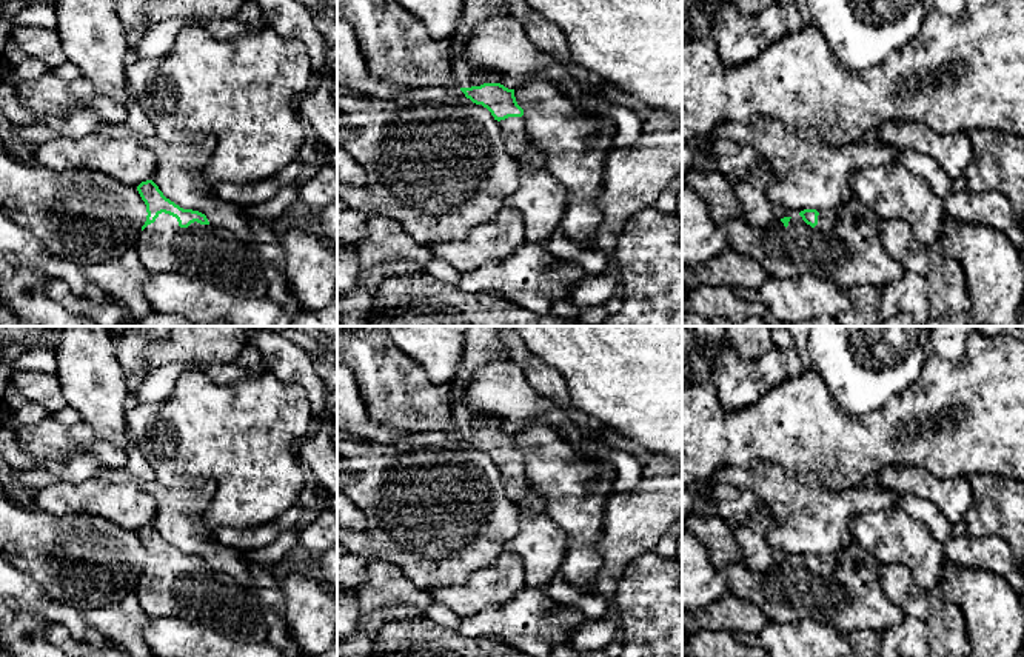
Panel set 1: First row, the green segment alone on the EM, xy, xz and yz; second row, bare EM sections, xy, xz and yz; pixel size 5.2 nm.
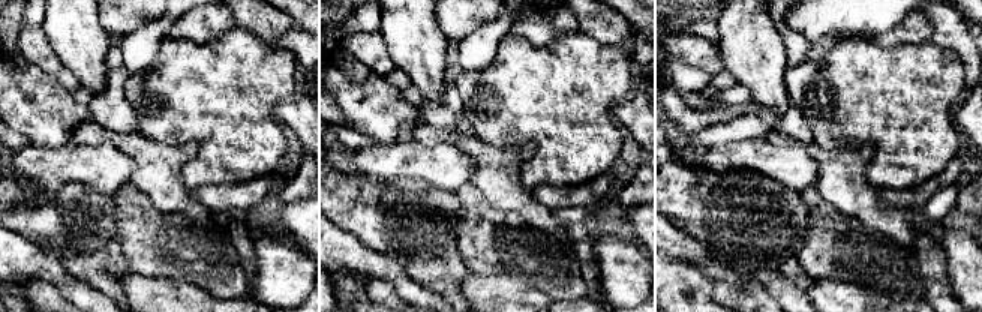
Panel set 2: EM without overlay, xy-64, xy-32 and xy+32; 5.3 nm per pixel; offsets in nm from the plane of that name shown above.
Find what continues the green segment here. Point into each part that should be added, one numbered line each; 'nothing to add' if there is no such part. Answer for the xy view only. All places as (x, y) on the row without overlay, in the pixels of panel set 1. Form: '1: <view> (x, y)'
1: xy (213, 599)

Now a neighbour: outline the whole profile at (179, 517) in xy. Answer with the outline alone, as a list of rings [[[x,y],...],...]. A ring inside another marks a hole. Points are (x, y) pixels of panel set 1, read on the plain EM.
[[[136,477],[134,482],[156,500],[152,526],[166,543],[183,554],[212,562],[216,571],[245,586],[254,586],[253,563],[242,557],[242,551],[223,545],[203,520],[205,509],[216,494],[212,480],[200,489],[174,489],[157,480]]]

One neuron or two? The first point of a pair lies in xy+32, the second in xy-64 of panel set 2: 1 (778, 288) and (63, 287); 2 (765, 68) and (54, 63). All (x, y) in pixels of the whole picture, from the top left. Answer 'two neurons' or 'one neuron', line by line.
1: two neurons
2: two neurons

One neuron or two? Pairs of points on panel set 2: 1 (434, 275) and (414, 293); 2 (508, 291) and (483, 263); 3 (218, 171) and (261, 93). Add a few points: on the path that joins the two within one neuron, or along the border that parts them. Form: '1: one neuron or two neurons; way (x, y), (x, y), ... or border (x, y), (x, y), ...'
1: two neurons; border (414, 279), (441, 296)
2: two neurons; border (471, 273), (507, 275), (526, 282)
3: one neuron; way (230, 152), (236, 144), (236, 119), (242, 113)

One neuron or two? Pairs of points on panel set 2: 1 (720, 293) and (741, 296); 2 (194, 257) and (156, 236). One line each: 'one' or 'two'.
1: one
2: one

